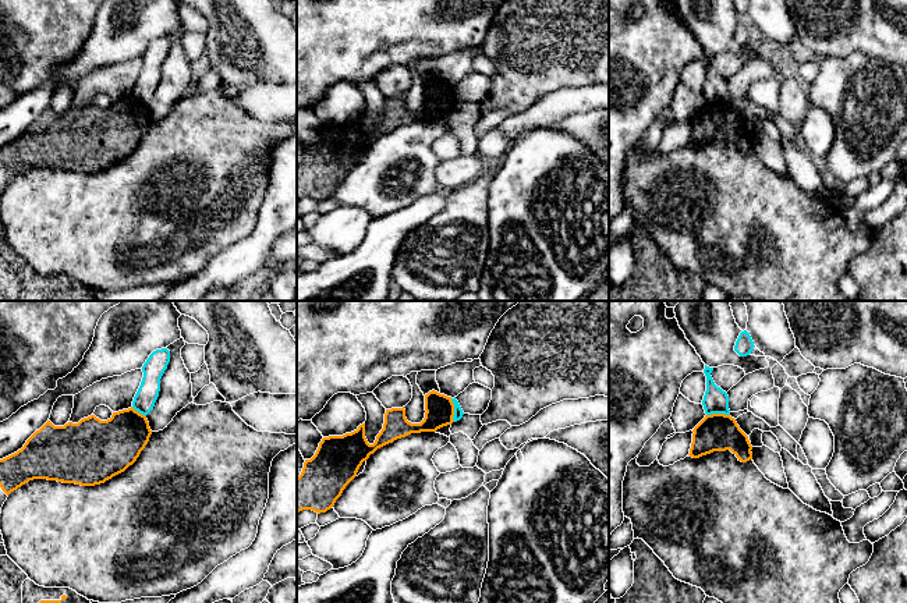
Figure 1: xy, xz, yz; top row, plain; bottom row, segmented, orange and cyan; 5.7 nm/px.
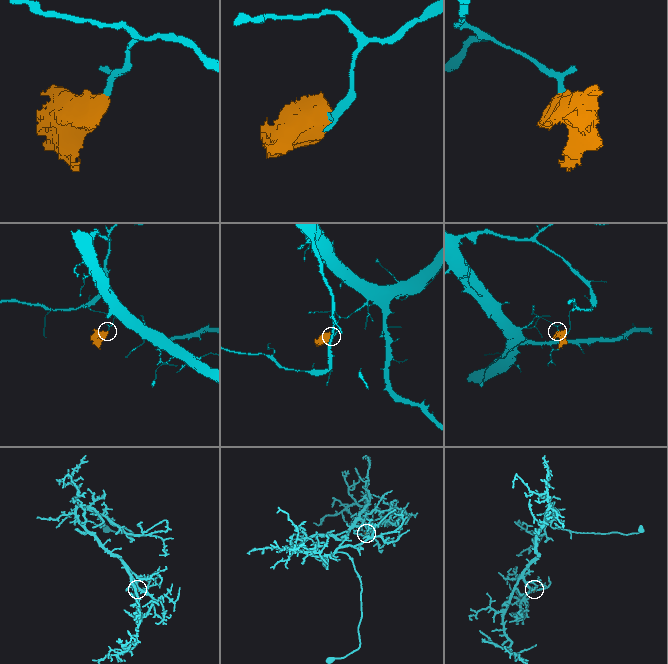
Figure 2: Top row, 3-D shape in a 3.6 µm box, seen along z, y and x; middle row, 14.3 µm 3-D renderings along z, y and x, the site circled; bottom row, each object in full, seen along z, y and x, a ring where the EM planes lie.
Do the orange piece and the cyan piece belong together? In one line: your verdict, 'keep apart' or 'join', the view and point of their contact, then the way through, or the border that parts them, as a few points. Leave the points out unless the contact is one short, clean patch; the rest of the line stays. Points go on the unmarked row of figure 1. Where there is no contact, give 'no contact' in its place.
keep apart | xz (453, 98) | along xz (450, 87), (454, 109)

